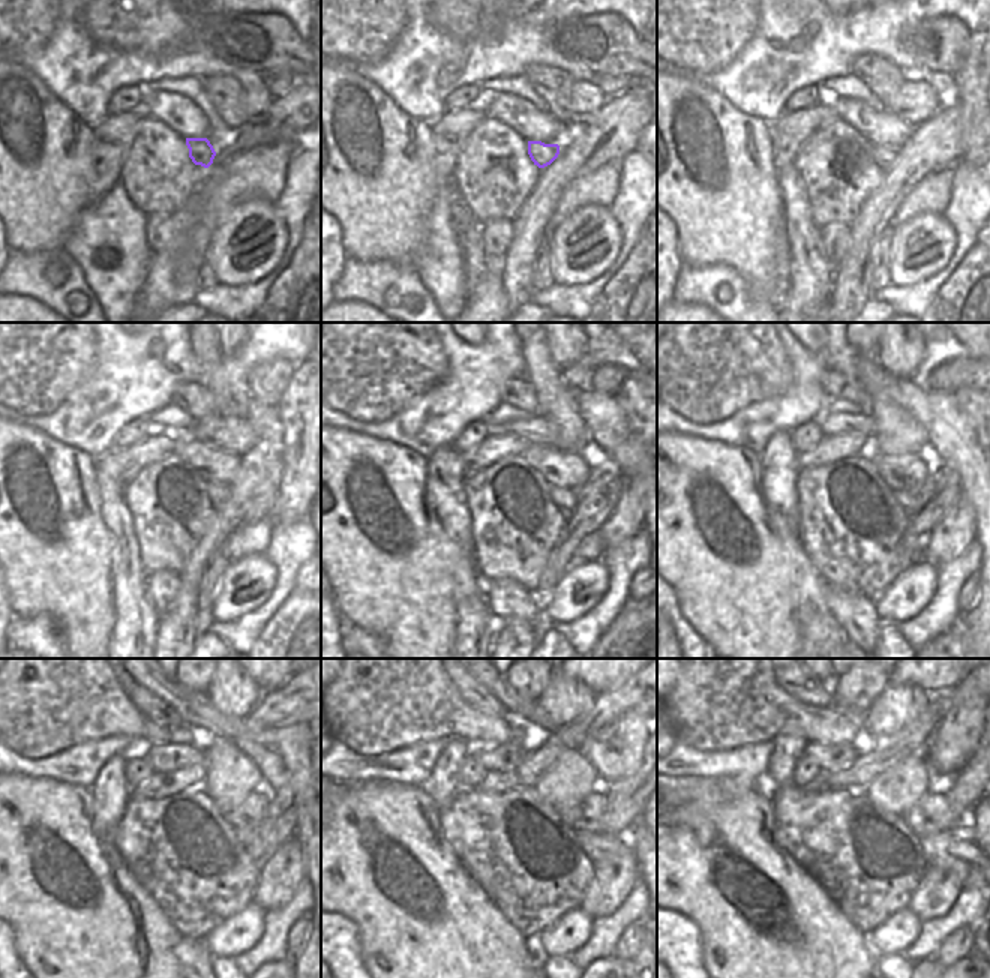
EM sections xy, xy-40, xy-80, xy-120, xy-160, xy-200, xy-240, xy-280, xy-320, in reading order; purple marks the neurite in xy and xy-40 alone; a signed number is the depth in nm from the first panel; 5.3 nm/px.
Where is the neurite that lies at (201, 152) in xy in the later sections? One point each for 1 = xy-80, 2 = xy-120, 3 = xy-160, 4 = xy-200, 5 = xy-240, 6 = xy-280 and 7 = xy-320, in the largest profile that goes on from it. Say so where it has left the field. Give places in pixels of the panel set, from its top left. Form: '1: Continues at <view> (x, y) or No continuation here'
1: Continues at xy-80 (884, 156)
2: Continues at xy-120 (218, 492)
3: Continues at xy-160 (566, 498)
4: Continues at xy-200 (905, 498)
5: Continues at xy-240 (245, 836)
6: Continues at xy-280 (597, 848)
7: Continues at xy-320 (954, 849)

